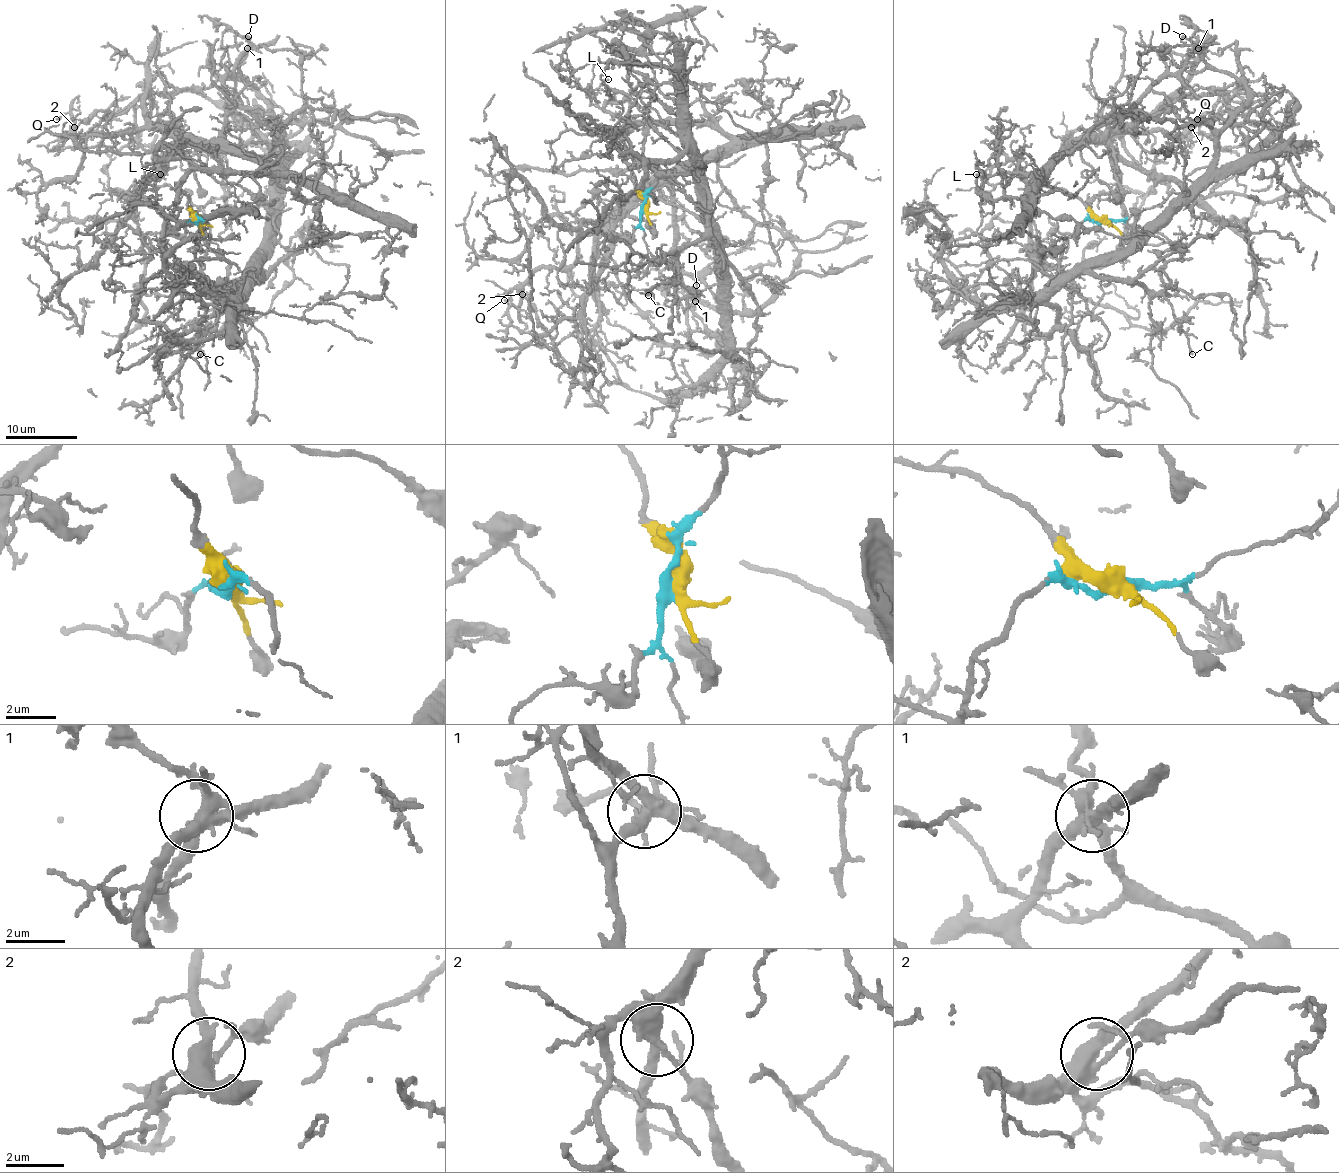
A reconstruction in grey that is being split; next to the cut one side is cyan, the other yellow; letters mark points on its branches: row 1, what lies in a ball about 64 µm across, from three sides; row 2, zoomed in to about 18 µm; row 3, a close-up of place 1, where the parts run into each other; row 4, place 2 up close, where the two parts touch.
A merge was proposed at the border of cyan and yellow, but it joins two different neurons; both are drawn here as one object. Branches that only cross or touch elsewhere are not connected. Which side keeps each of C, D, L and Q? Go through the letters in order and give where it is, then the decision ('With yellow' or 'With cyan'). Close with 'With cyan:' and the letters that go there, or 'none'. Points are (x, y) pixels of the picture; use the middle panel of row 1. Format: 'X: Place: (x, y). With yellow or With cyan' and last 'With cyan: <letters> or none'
C: Place: (648, 295). With cyan
D: Place: (696, 285). With cyan
L: Place: (608, 79). With yellow
Q: Place: (504, 300). With yellow
With cyan: C, D

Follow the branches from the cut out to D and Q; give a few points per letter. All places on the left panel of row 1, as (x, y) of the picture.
D: (195, 220), (209, 227), (202, 272), (214, 283), (234, 283), (257, 259), (279, 121), (239, 71), (248, 35)
Q: (195, 220), (177, 186), (193, 170), (281, 172), (189, 134), (85, 134), (67, 112), (56, 119)

